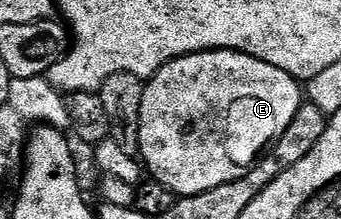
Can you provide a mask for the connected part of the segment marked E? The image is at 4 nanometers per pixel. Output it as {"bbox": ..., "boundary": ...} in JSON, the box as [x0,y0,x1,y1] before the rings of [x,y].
{"bbox":[138,51,304,197],"boundary":[[[201,51],[195,55],[185,55],[183,59],[174,59],[168,65],[159,69],[155,75],[151,75],[144,86],[144,97],[140,101],[140,117],[138,118],[140,125],[138,151],[140,152],[141,162],[153,182],[172,189],[174,194],[179,197],[199,195],[205,191],[216,189],[220,185],[228,185],[232,181],[243,179],[247,171],[259,162],[263,152],[275,141],[282,138],[282,134],[292,125],[292,121],[303,102],[304,91],[299,80],[293,79],[288,73],[284,73],[284,69],[276,69],[276,65],[268,65],[251,55],[245,55],[239,51]]]}

